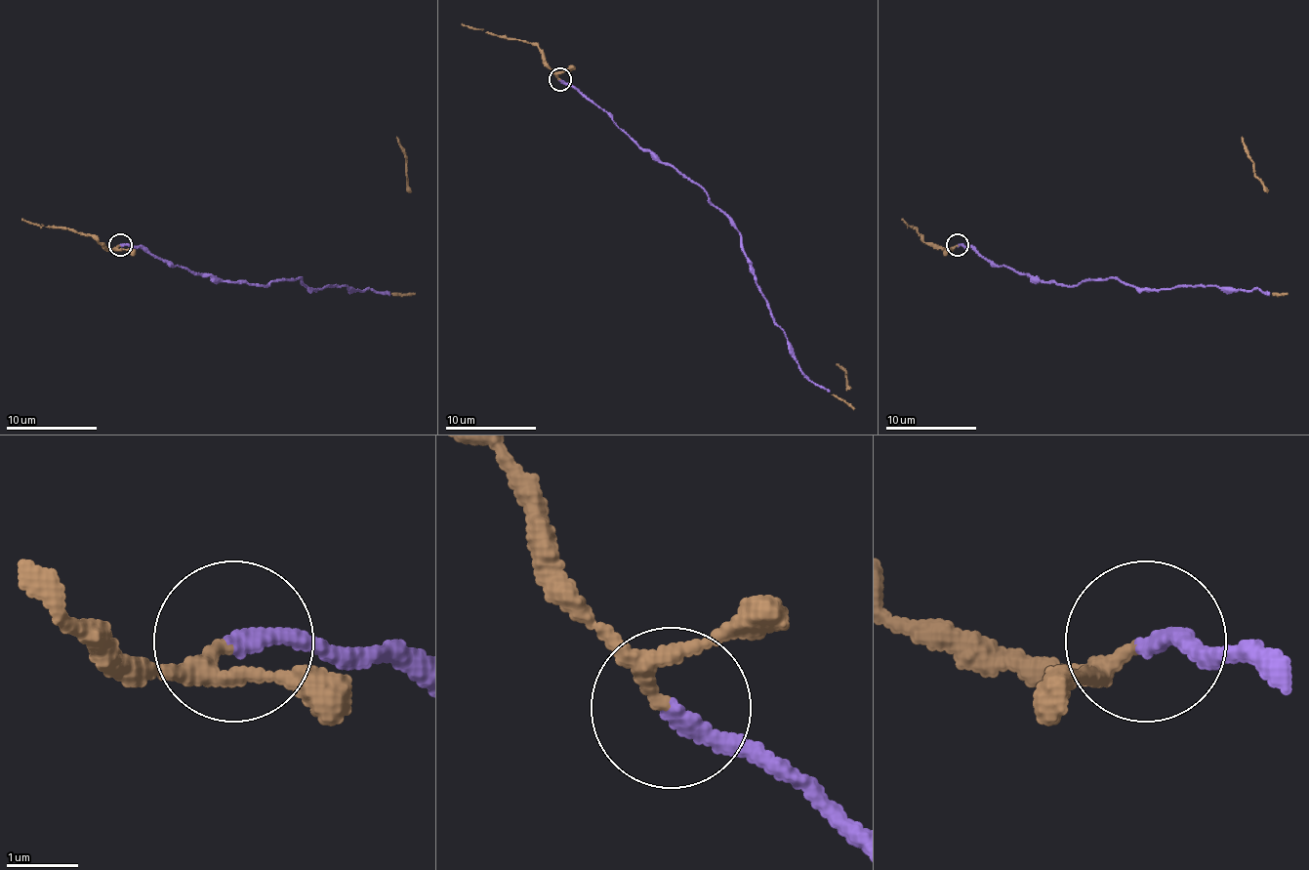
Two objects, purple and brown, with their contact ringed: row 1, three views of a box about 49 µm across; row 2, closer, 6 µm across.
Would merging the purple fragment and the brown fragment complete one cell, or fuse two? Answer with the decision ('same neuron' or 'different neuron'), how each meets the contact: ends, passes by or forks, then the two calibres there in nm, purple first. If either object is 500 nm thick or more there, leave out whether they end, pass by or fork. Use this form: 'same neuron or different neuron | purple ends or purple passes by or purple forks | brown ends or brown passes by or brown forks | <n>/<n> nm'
same neuron | purple ends | brown passes by | 240/180 nm

